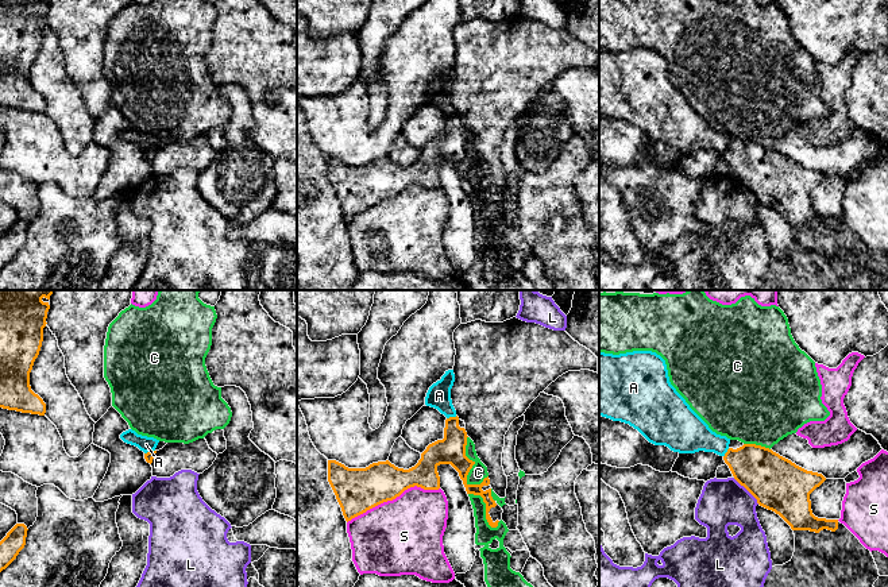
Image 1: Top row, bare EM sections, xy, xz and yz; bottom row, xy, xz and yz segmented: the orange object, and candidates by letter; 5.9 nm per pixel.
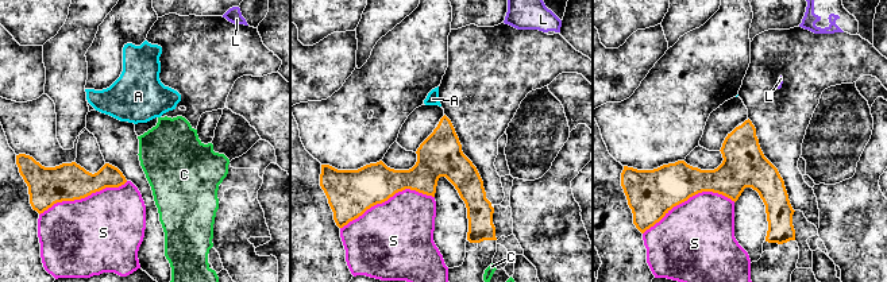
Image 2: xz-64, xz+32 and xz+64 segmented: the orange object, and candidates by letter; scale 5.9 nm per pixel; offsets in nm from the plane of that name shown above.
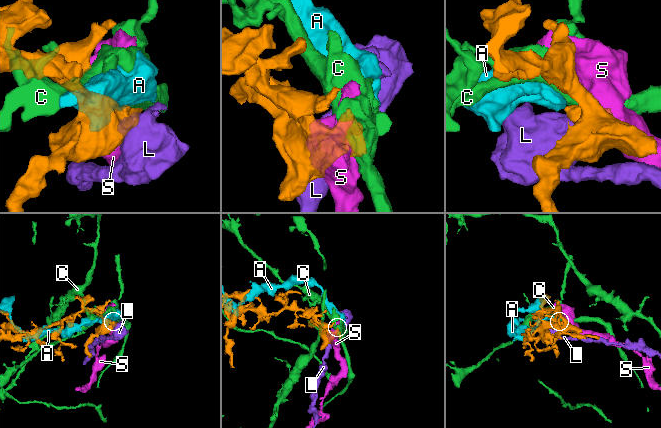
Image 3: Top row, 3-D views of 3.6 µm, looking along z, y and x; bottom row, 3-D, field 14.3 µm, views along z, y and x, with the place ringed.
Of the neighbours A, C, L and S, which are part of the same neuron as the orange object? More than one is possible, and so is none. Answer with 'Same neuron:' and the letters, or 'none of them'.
Same neuron: none of them

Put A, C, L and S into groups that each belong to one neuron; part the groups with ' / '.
A / C / L / S

